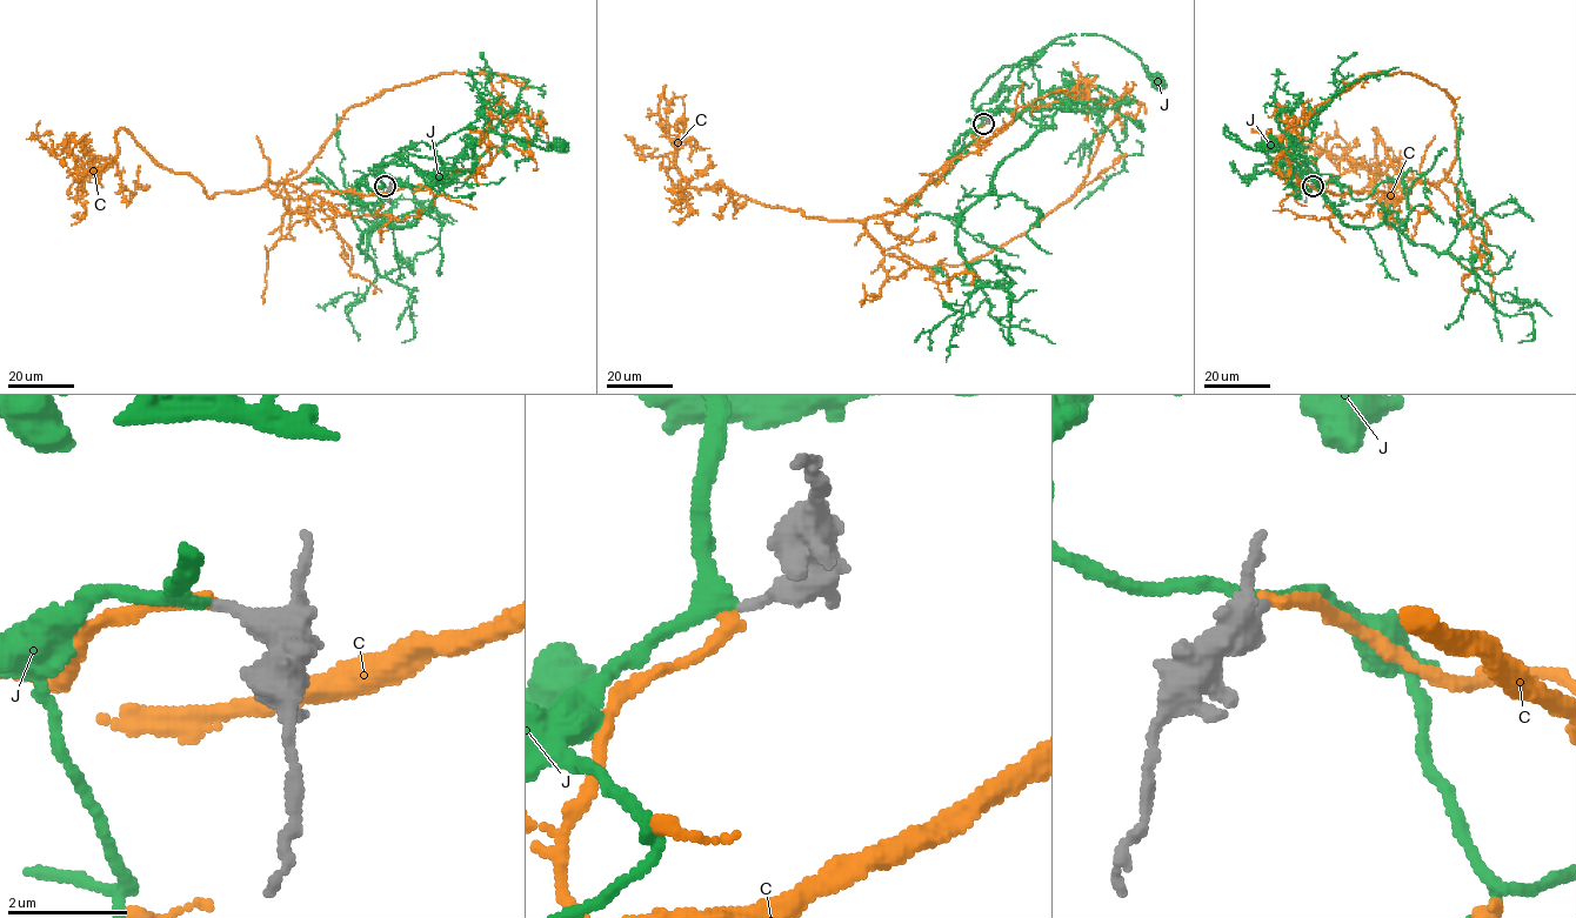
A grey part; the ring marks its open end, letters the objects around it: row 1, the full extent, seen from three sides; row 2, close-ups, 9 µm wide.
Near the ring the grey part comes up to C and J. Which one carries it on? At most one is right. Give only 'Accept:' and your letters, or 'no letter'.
Accept: J

